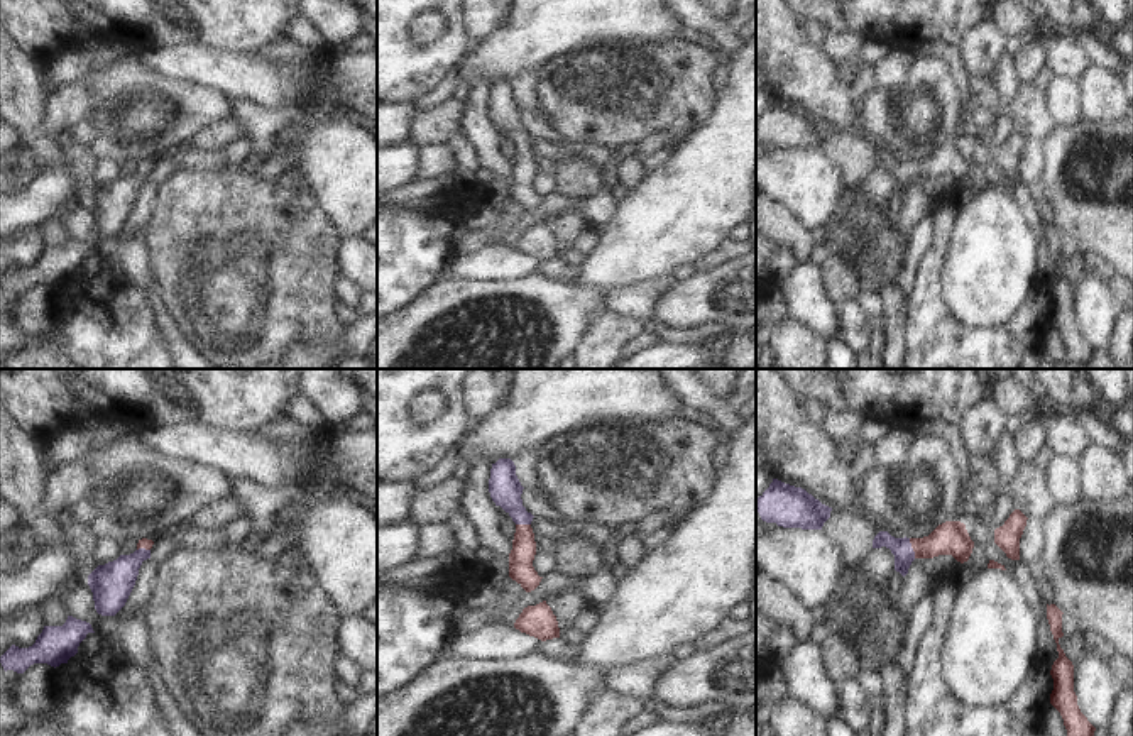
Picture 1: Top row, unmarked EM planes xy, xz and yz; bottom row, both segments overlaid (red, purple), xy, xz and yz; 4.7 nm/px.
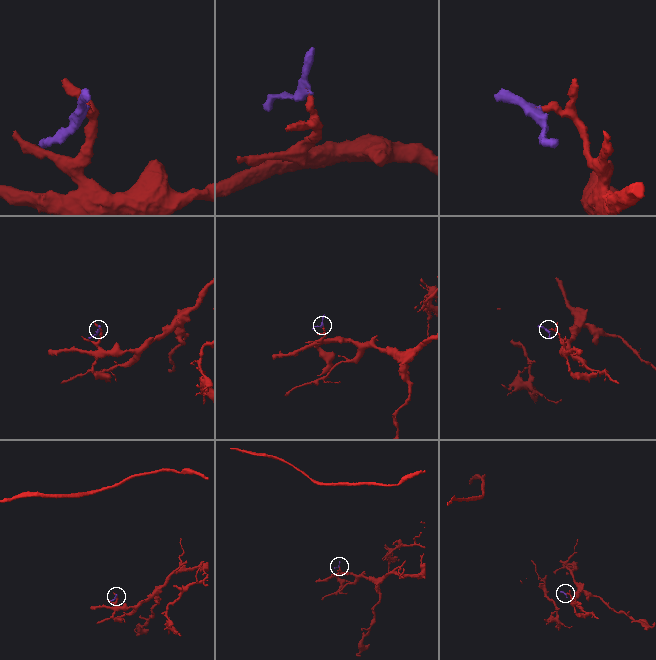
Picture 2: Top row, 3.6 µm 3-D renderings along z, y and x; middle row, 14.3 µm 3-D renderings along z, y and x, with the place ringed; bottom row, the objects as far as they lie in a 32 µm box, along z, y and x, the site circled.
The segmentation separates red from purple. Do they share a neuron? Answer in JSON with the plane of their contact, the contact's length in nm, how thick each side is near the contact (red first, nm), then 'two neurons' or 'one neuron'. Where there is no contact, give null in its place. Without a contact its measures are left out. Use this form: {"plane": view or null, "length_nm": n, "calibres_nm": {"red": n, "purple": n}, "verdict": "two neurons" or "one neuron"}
{"plane": "yz", "length_nm": 100, "calibres_nm": {"red": 160, "purple": 100}, "verdict": "one neuron"}

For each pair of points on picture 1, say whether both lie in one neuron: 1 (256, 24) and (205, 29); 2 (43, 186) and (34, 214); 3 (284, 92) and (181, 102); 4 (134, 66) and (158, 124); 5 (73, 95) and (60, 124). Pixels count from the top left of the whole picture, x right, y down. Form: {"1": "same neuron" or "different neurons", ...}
{"1": "same neuron", "2": "same neuron", "3": "different neurons", "4": "same neuron", "5": "same neuron"}

